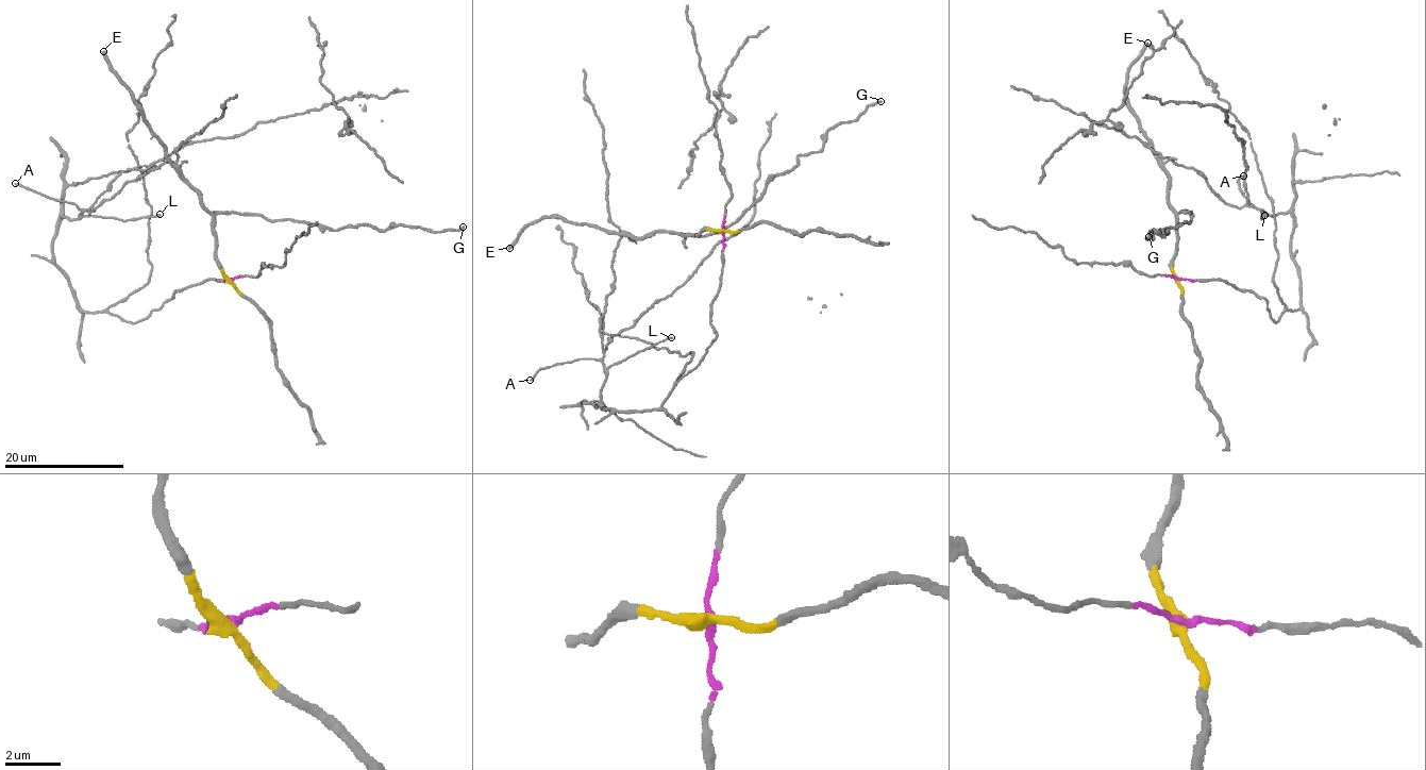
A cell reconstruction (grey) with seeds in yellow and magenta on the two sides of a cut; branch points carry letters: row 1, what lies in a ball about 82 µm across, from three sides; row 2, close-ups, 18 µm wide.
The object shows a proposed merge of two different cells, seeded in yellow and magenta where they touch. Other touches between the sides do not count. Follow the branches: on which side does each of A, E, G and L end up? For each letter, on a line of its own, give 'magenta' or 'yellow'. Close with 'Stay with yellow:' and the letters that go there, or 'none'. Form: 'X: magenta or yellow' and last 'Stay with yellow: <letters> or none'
A: magenta
E: yellow
G: yellow
L: magenta
Stay with yellow: E, G

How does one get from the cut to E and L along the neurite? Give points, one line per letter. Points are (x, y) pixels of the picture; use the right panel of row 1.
E: (1178, 280), (1173, 271), (1176, 216), (1169, 200), (1167, 171), (1133, 111), (1125, 89), (1130, 65), (1147, 42)
L: (1178, 280), (1224, 280), (1254, 291), (1275, 322), (1298, 310), (1293, 221), (1290, 214), (1265, 215)

